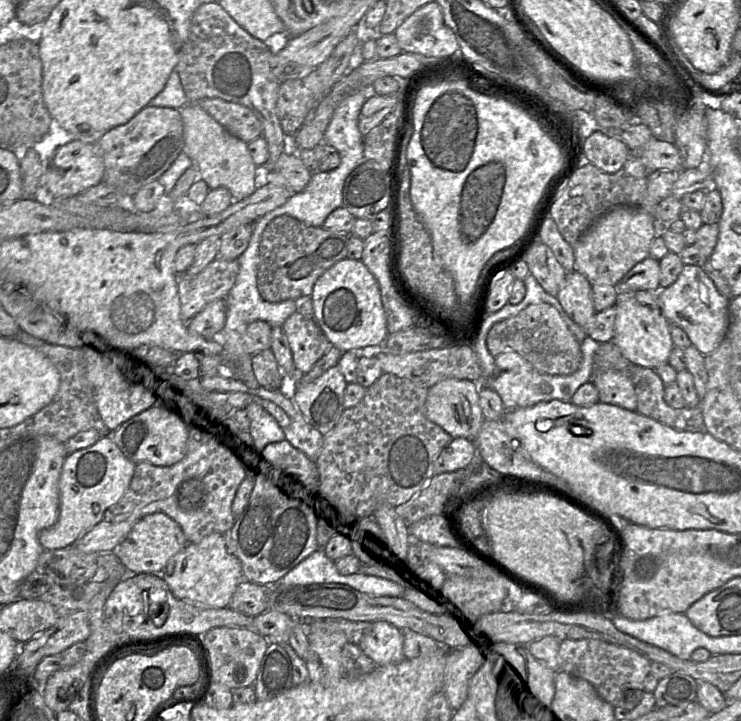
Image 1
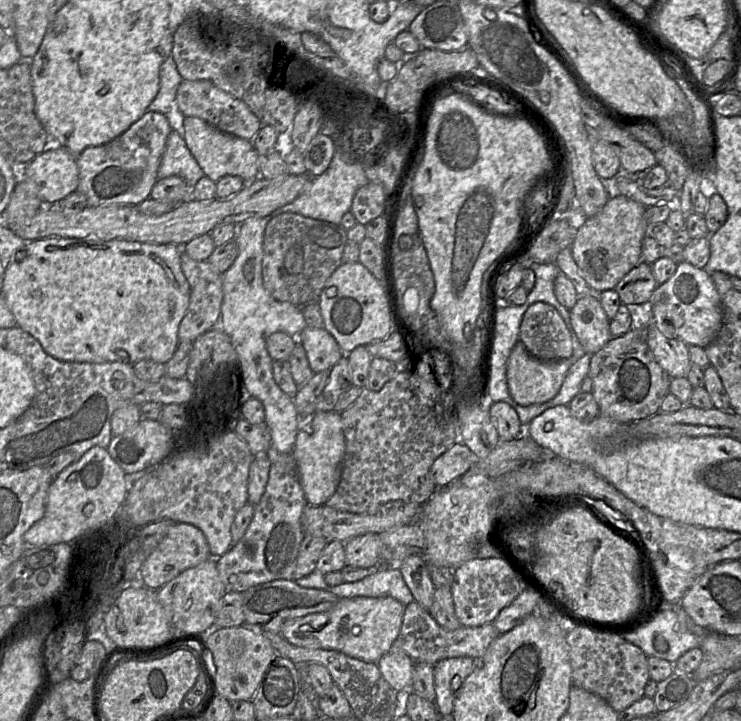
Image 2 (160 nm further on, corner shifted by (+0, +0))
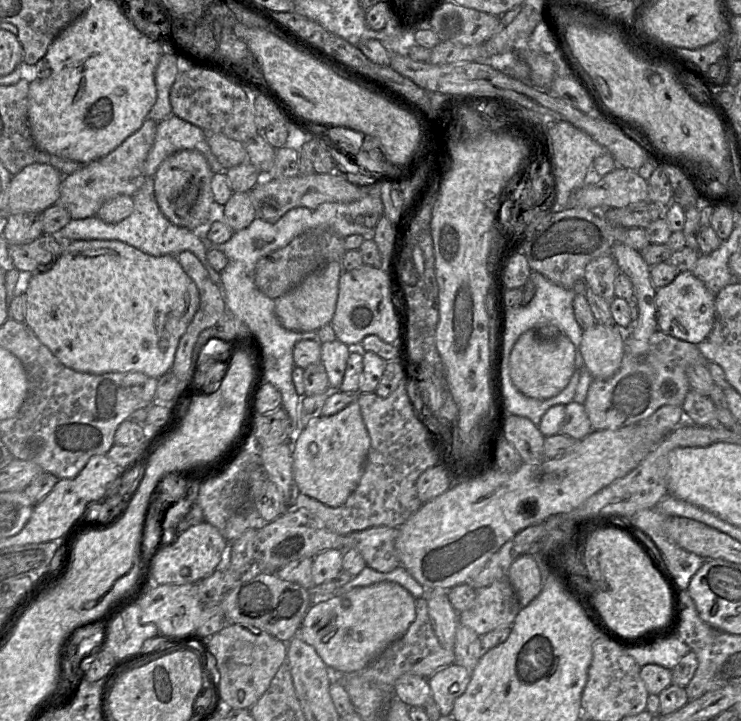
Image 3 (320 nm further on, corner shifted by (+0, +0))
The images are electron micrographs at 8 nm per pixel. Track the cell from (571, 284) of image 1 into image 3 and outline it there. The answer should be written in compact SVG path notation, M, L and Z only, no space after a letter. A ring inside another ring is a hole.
M596 323L583 330L580 351L593 379L606 380L620 368L625 352L626 332L618 326Z

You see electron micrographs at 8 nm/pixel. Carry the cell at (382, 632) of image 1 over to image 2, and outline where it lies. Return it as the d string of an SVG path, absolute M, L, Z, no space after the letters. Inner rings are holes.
M389 651L376 664L395 692L404 695L411 690L414 662L406 653Z

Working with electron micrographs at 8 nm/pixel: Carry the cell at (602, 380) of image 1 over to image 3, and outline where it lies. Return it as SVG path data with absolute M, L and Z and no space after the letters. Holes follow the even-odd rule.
M657 330L651 336L650 341L649 341L648 351L642 357L635 357L632 354L630 354L626 350L626 345L625 345L625 352L624 352L622 362L621 362L621 365L620 365L620 368L618 369L618 371L612 377L610 377L609 379L606 379L606 380L593 379L589 386L589 389L587 392L587 397L586 397L586 400L583 405L585 407L586 413L588 415L588 418L592 425L592 429L593 430L616 430L616 429L619 429L619 428L622 428L625 426L639 423L643 420L647 419L661 406L672 405L672 406L682 407L682 404L685 400L687 393L691 390L691 387L690 387L690 384L688 381L688 377L686 374L688 367L695 365L695 364L705 364L706 365L706 363L707 363L707 360L703 357L703 355L701 354L697 345L683 341L683 340L679 340L673 336L665 334L664 332L662 332L660 330Z

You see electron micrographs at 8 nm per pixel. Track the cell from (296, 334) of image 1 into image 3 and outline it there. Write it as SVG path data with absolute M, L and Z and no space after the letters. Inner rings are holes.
M338 339L321 344L321 363L325 367L331 390L340 389L350 354L350 347Z

